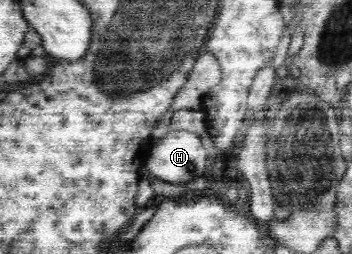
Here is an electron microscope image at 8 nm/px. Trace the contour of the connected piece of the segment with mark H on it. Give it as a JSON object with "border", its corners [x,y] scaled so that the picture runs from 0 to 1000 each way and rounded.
{"border":[[[480,516],[432,575],[415,634],[426,689],[523,732],[594,681],[591,606],[560,524]]]}

